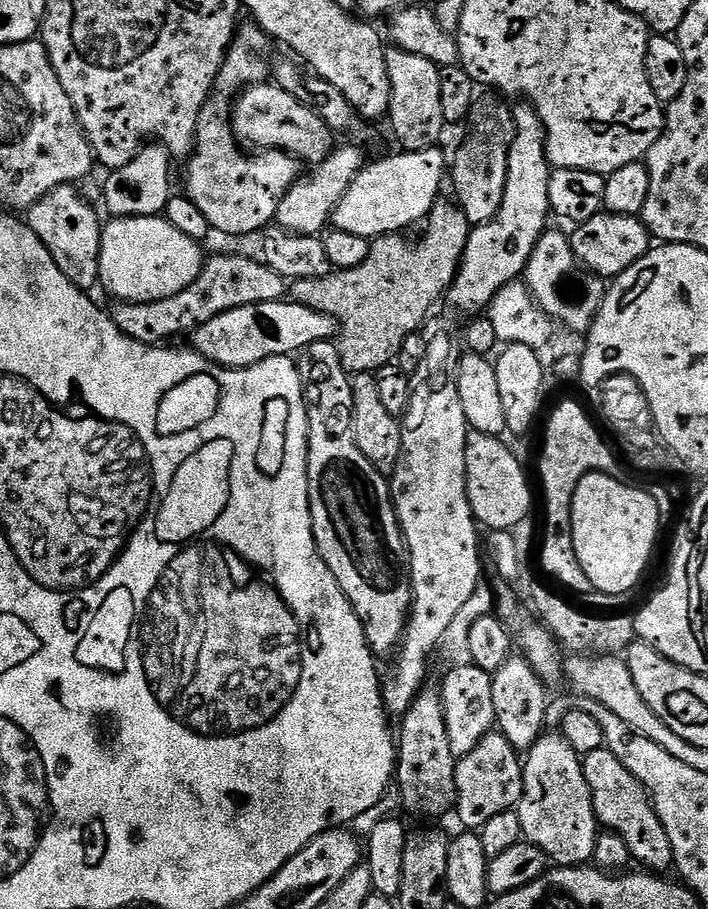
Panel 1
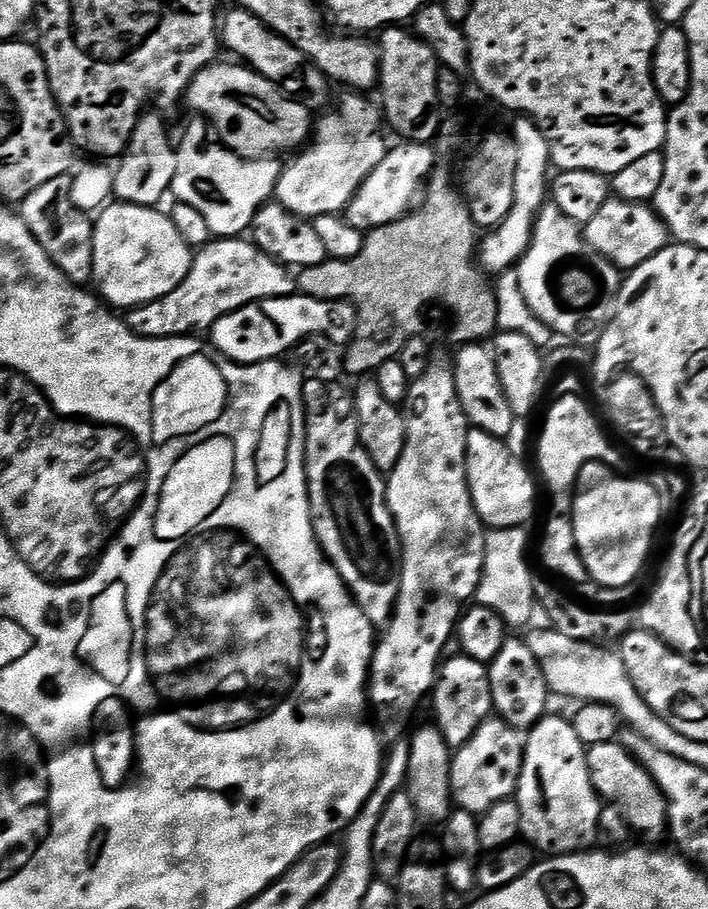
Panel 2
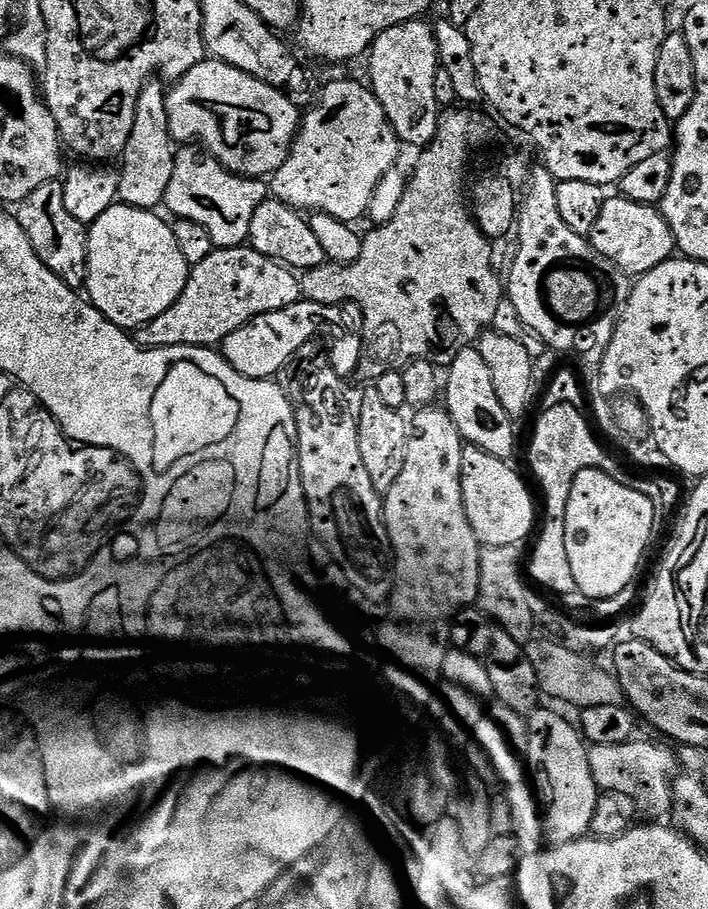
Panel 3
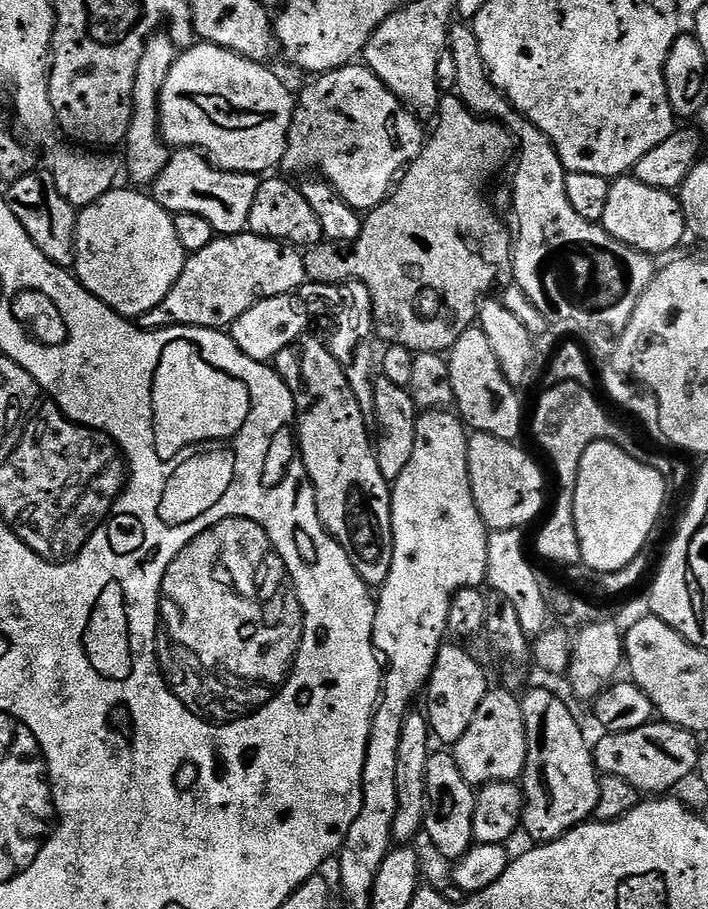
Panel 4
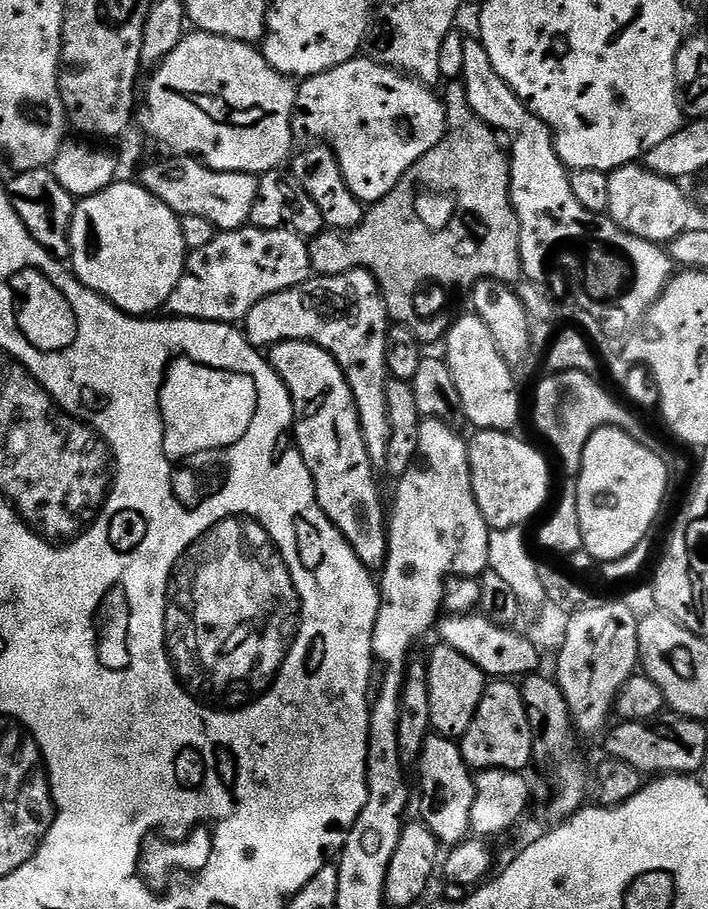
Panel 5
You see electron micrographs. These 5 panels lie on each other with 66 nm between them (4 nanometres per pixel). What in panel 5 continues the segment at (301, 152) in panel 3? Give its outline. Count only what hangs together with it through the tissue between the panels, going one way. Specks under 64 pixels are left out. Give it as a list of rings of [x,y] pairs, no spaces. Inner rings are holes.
[[[357,58],[342,66],[334,66],[317,76],[307,77],[297,87],[296,109],[292,111],[292,130],[297,137],[313,136],[313,141],[326,146],[336,156],[338,166],[342,170],[342,178],[346,186],[350,186],[350,194],[358,198],[366,206],[377,204],[438,142],[442,142],[444,133],[448,131],[448,119],[443,99],[436,96],[431,87],[419,80],[378,64],[375,60]]]

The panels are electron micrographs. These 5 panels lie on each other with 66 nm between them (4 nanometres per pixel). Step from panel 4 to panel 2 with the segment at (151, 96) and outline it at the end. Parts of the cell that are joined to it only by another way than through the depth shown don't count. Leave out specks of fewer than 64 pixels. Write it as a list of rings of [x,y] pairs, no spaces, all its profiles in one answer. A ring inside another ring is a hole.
[[[145,111],[139,117],[127,153],[113,171],[112,196],[121,204],[137,204],[143,208],[159,205],[159,200],[164,195],[169,195],[172,186],[176,165],[174,140],[168,137],[168,132],[164,129],[164,120],[160,117],[163,115],[159,111],[151,111]]]

